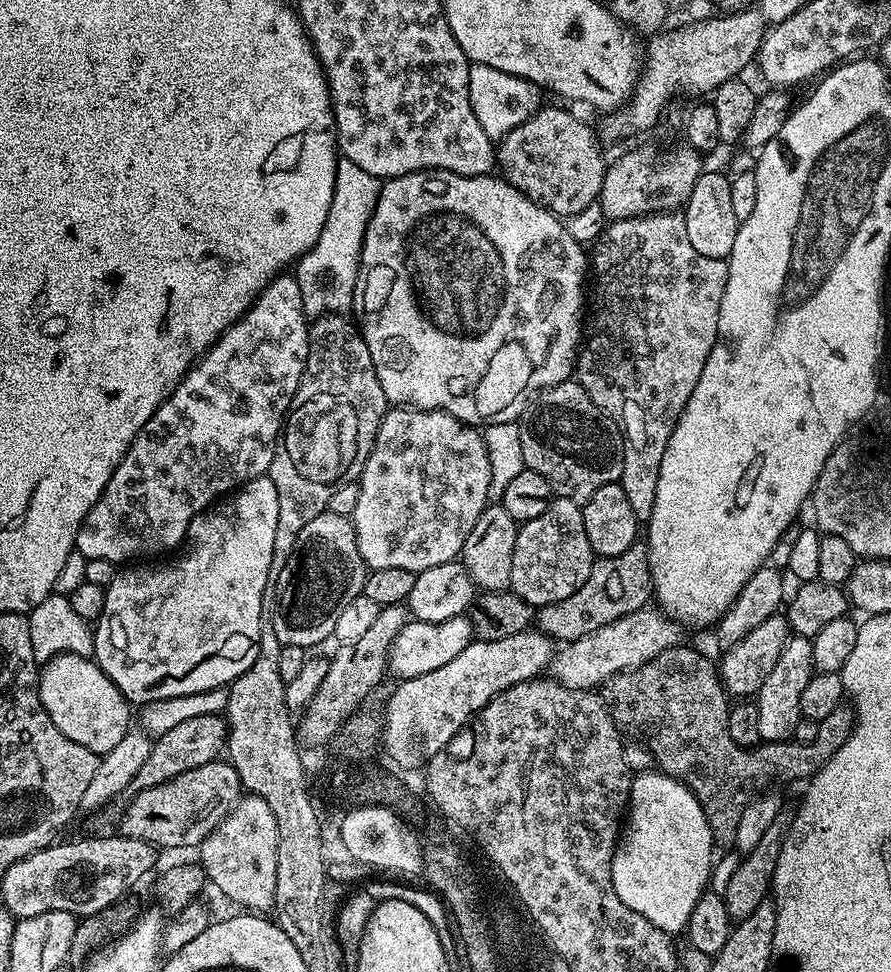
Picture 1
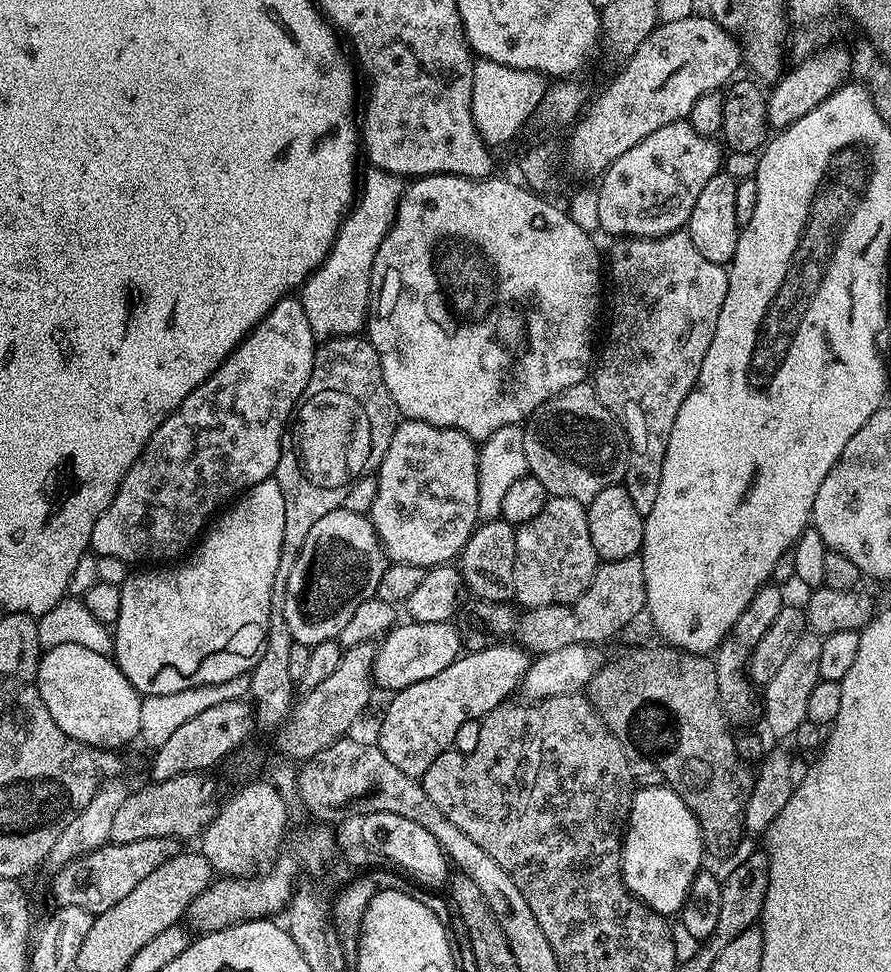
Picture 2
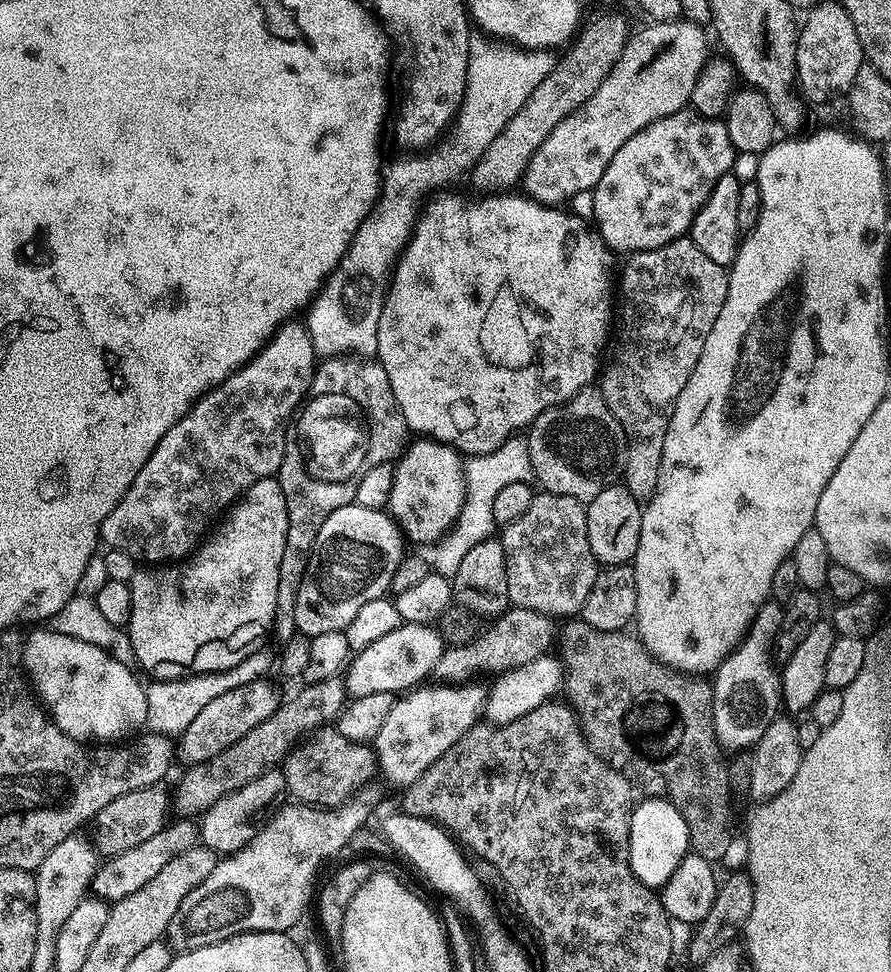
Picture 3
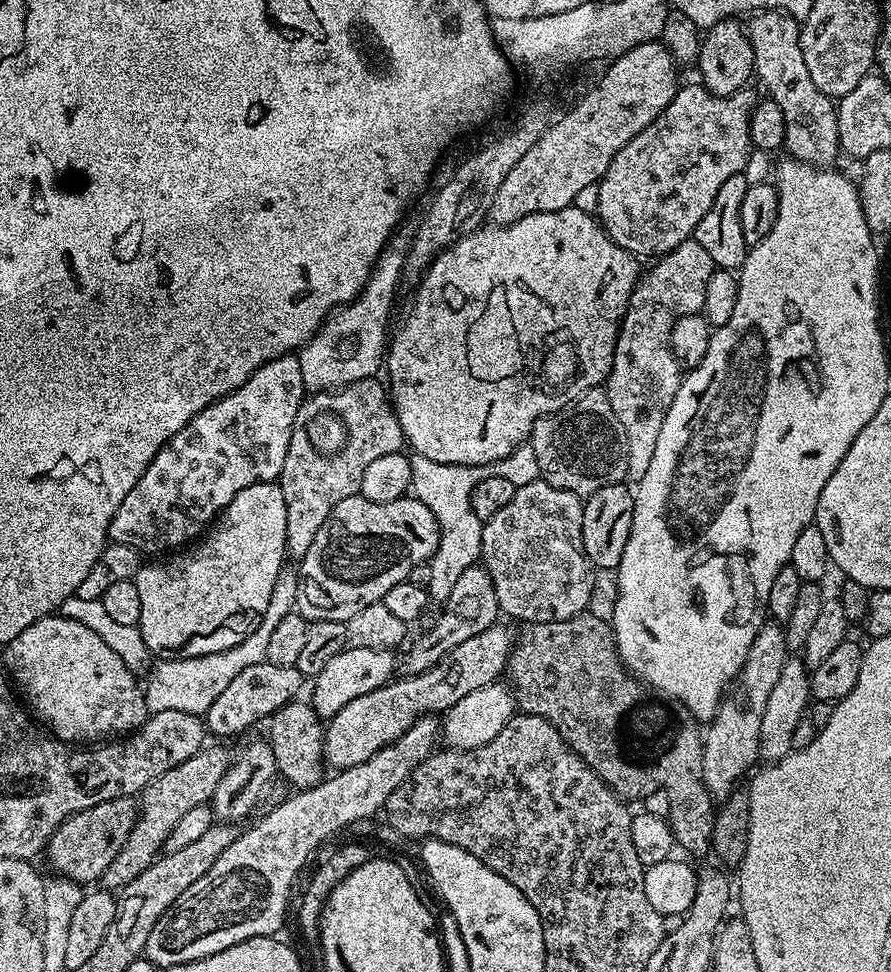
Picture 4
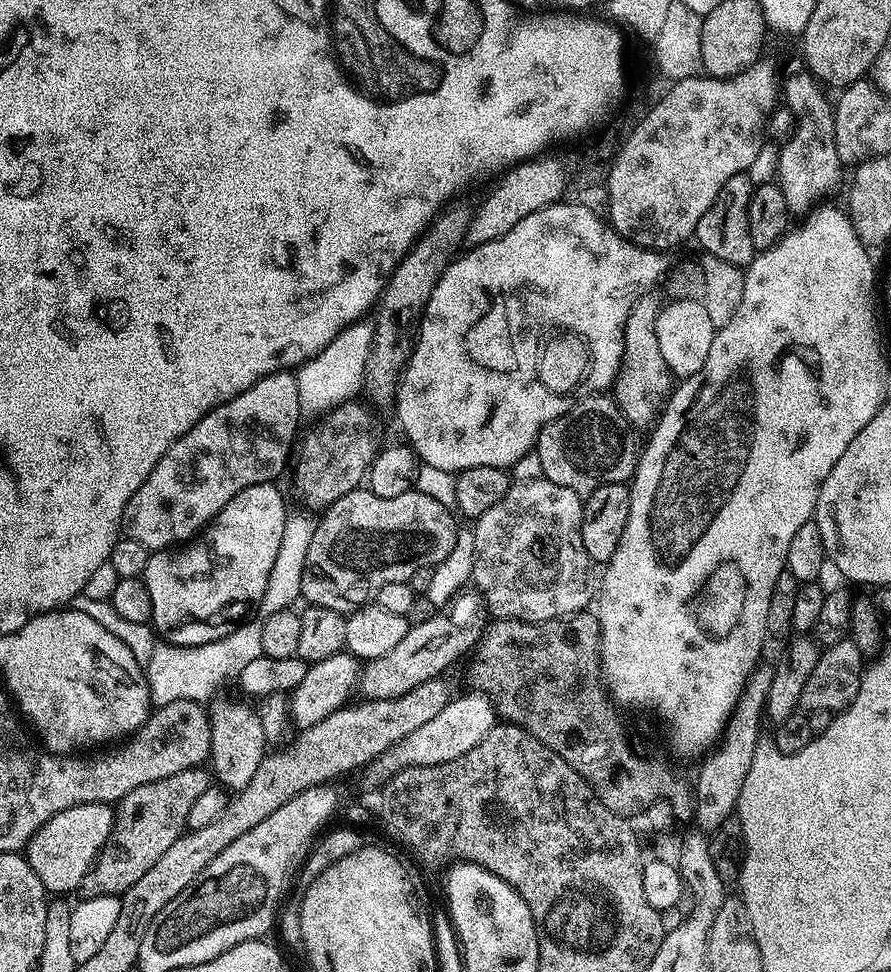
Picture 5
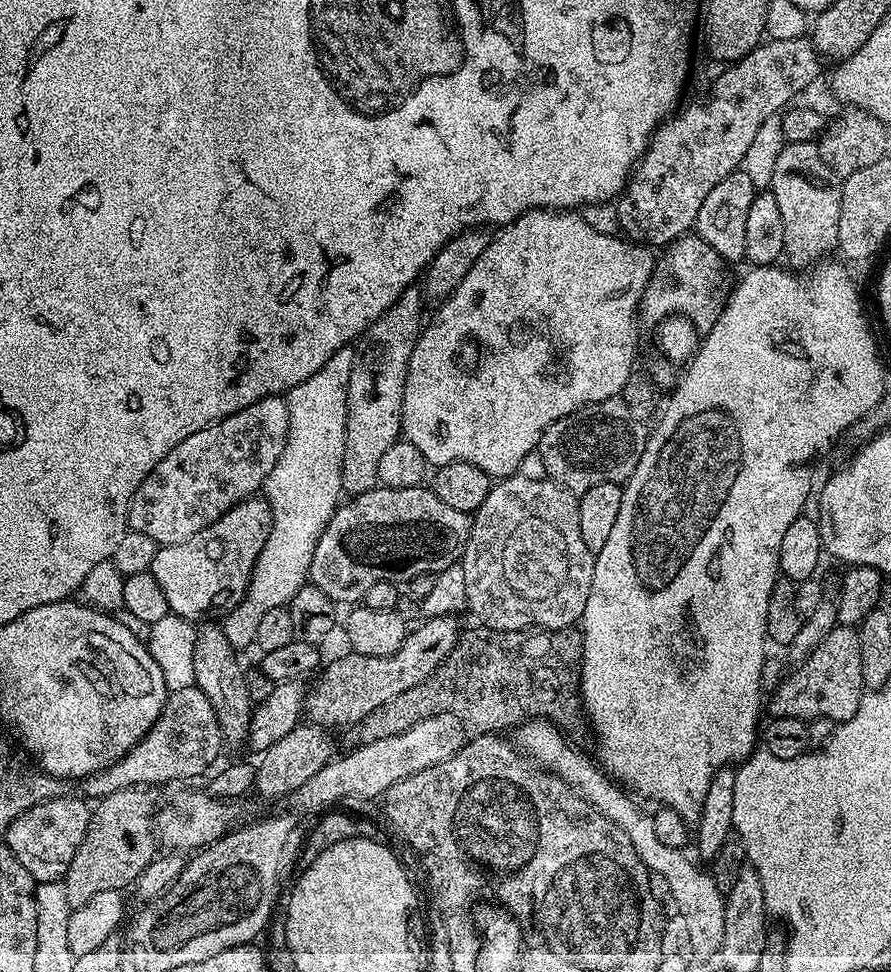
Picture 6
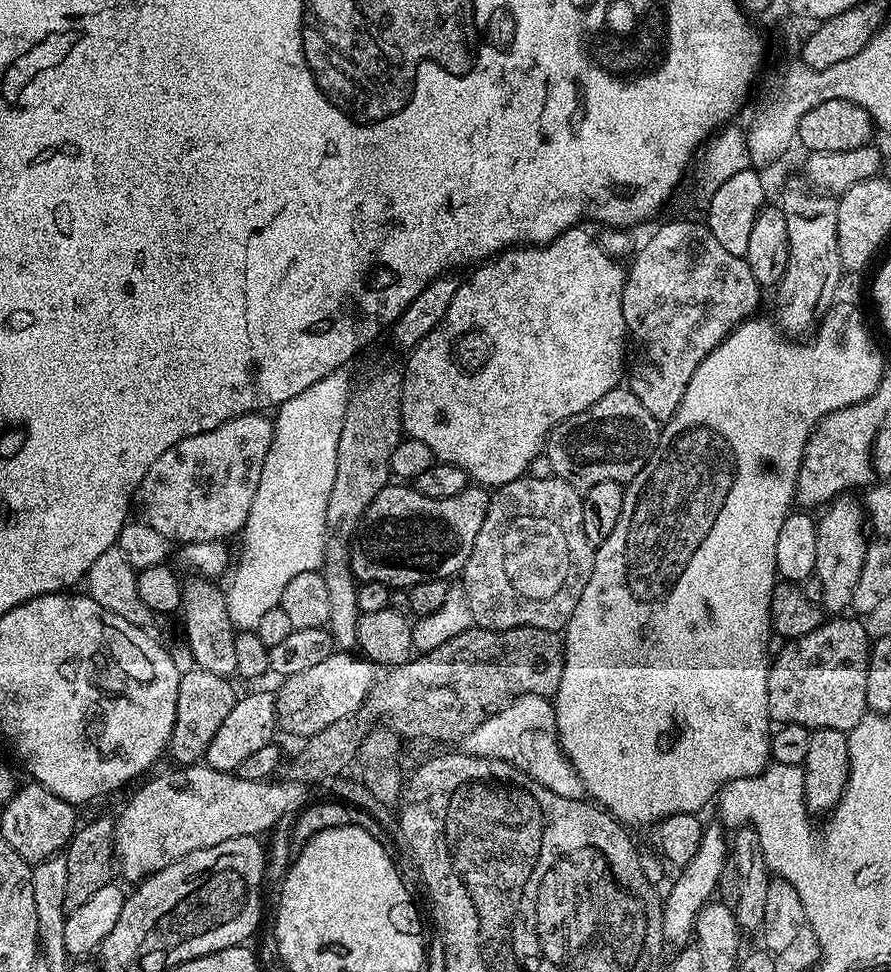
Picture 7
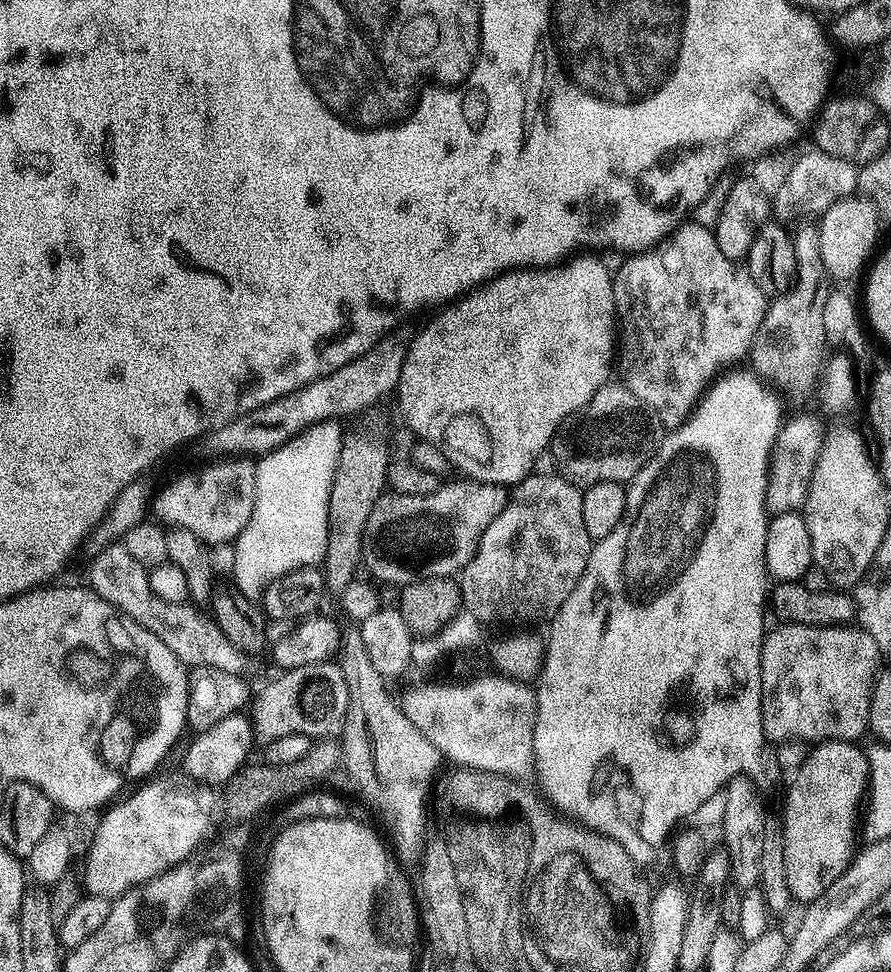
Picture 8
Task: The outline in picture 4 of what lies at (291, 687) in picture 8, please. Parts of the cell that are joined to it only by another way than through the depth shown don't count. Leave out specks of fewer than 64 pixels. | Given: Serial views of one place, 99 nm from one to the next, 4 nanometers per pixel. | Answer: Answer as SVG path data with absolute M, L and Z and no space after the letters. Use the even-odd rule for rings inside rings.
M483 566L465 570L462 578L458 578L450 598L443 601L438 626L424 630L424 633L413 642L412 649L402 656L402 668L405 668L403 671L411 674L430 670L447 652L454 650L454 646L462 646L466 638L474 638L474 634L482 634L482 630L497 623L500 615L498 594L494 594L494 582L490 574Z

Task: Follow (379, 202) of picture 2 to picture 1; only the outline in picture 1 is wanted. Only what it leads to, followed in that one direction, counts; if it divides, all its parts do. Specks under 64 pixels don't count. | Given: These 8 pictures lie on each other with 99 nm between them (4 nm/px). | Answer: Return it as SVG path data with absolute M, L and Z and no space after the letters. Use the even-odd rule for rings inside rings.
M340 158L336 161L334 194L326 214L326 226L314 242L311 250L300 257L294 268L298 290L302 290L305 313L315 318L325 314L344 314L353 307L352 299L360 269L362 242L372 211L380 197L381 181L366 174L362 166Z

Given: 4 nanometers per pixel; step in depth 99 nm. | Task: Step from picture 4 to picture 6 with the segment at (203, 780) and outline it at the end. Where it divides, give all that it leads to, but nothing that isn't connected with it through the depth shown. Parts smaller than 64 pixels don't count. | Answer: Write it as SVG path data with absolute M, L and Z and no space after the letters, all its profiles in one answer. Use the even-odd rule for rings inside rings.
M141 786L99 797L100 805L92 808L86 838L82 838L82 846L78 846L78 854L74 854L74 862L70 862L62 881L72 909L90 902L102 890L124 890L127 884L135 885L147 864L156 859L158 836L154 831L154 817L158 803L152 792L155 791Z

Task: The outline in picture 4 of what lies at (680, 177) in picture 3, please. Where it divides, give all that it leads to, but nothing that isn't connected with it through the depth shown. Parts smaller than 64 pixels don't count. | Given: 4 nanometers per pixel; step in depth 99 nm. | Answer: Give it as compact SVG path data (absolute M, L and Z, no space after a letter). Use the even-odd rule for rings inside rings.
M695 83L688 84L685 88L684 85L677 87L670 106L666 106L666 110L662 110L662 114L658 114L658 118L654 118L654 122L650 122L650 126L646 126L646 130L642 130L642 134L634 134L634 138L630 138L630 142L626 142L626 146L622 146L622 150L618 150L618 154L614 154L606 174L598 181L598 187L595 189L595 192L597 192L594 212L601 226L604 227L604 232L616 245L634 253L638 258L645 258L644 256L659 258L670 250L676 249L681 242L693 239L698 222L702 222L706 210L710 210L715 196L718 195L718 186L723 186L729 178L734 178L734 174L743 172L744 167L747 166L748 156L754 151L750 138L750 118L754 109L756 109L758 96L751 92L751 87L740 88L729 96L716 96L709 92L703 83Z

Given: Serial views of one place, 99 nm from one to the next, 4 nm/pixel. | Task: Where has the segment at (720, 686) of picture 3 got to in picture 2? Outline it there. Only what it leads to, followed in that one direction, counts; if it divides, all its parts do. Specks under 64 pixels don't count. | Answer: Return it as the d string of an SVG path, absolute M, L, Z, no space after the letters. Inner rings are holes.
M769 582L760 588L754 598L750 598L750 604L734 622L734 626L726 634L719 648L714 653L716 661L716 677L718 678L718 694L720 695L720 709L724 711L724 717L729 725L744 724L740 726L752 726L755 720L762 716L762 700L757 689L748 678L748 660L752 656L754 646L762 639L762 634L770 630L774 618L786 607L786 600L780 592L781 589L775 583ZM756 691L756 692L755 692Z

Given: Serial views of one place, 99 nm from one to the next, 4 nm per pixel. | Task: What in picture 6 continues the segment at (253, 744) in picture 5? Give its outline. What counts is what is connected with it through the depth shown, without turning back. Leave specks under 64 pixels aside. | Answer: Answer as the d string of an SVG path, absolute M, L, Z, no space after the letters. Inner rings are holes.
M208 622L196 636L196 645L192 648L190 662L194 666L195 687L210 698L210 706L214 706L214 714L218 718L220 734L225 745L243 745L248 738L248 727L252 721L252 709L254 707L250 698L250 690L246 690L244 681L245 669L240 668L240 660L237 649L226 638L223 627Z

